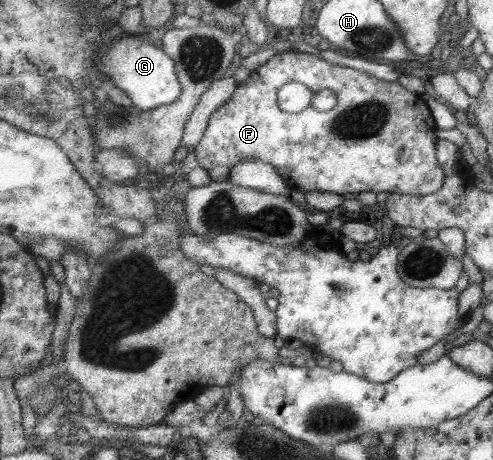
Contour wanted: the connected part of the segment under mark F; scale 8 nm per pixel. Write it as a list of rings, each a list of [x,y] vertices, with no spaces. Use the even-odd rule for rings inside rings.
[[[296,50],[275,54],[272,58],[268,59],[268,62],[265,62],[262,66],[250,71],[247,79],[237,84],[233,90],[233,95],[228,98],[222,106],[213,110],[212,114],[208,115],[203,135],[200,137],[198,144],[196,144],[195,149],[193,150],[195,162],[197,162],[197,165],[204,170],[210,170],[217,166],[223,166],[224,168],[230,169],[237,162],[240,162],[245,158],[257,158],[258,160],[272,166],[272,168],[274,168],[274,172],[280,176],[280,178],[286,183],[286,186],[293,191],[295,196],[298,192],[312,191],[329,192],[337,195],[366,191],[373,192],[374,194],[377,192],[391,192],[409,195],[432,194],[440,188],[440,185],[443,184],[443,170],[439,167],[435,157],[435,140],[437,138],[434,138],[434,132],[436,132],[437,128],[434,128],[434,122],[432,122],[432,118],[430,118],[430,111],[427,106],[424,106],[424,102],[420,100],[420,97],[421,95],[404,89],[397,82],[378,80],[377,78],[368,76],[359,70],[352,70],[351,68],[344,68],[343,66],[326,62],[324,59],[321,59],[316,55]],[[289,82],[302,84],[302,86],[305,86],[313,95],[319,90],[324,90],[324,88],[330,89],[334,94],[336,94],[336,103],[333,108],[326,111],[318,111],[309,104],[306,108],[295,113],[284,112],[283,110],[280,110],[276,96],[278,89]]]

